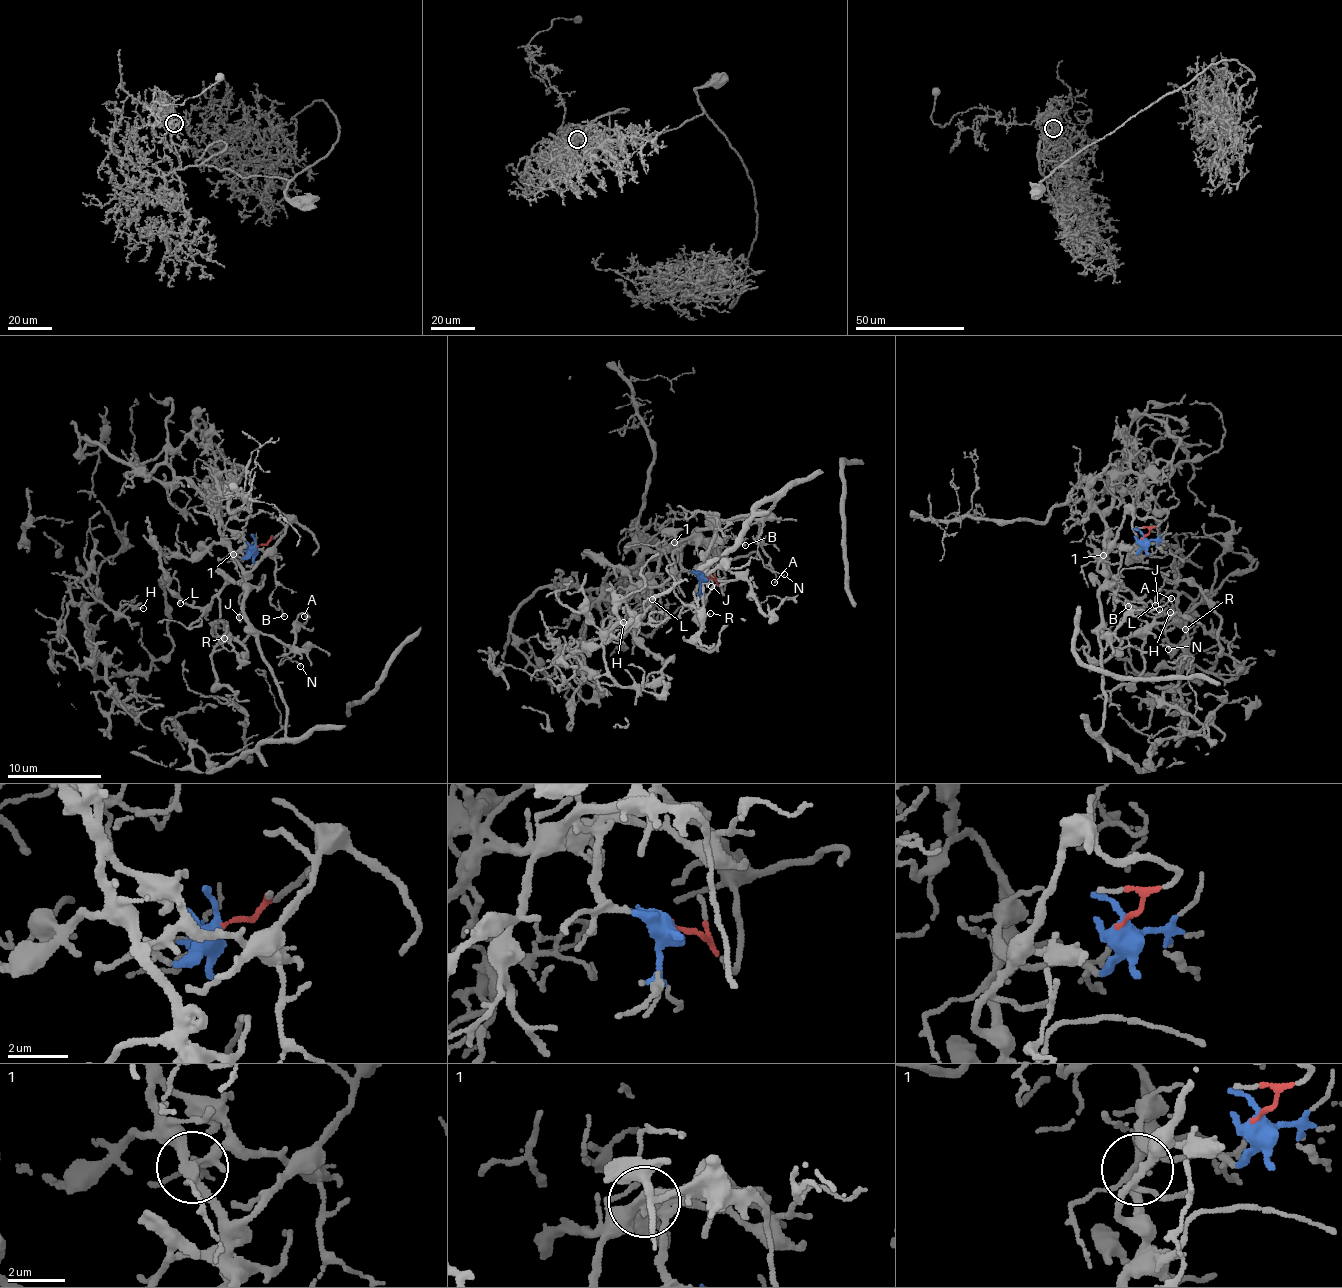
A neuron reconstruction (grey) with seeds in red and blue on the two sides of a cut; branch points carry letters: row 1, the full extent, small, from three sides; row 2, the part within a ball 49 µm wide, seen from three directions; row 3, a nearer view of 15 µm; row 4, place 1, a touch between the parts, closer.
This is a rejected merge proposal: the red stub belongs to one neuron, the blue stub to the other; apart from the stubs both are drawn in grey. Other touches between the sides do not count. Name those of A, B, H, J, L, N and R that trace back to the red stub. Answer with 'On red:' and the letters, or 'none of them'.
On red: A, H, J, L, N, R

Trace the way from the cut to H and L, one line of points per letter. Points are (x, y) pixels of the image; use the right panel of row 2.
H: (1143, 538), (1128, 513), (1098, 570), (1173, 554), (1231, 679), (1170, 613)
L: (1143, 538), (1159, 521), (1128, 513), (1098, 570), (1113, 544), (1132, 560), (1173, 554), (1178, 577), (1154, 605)

